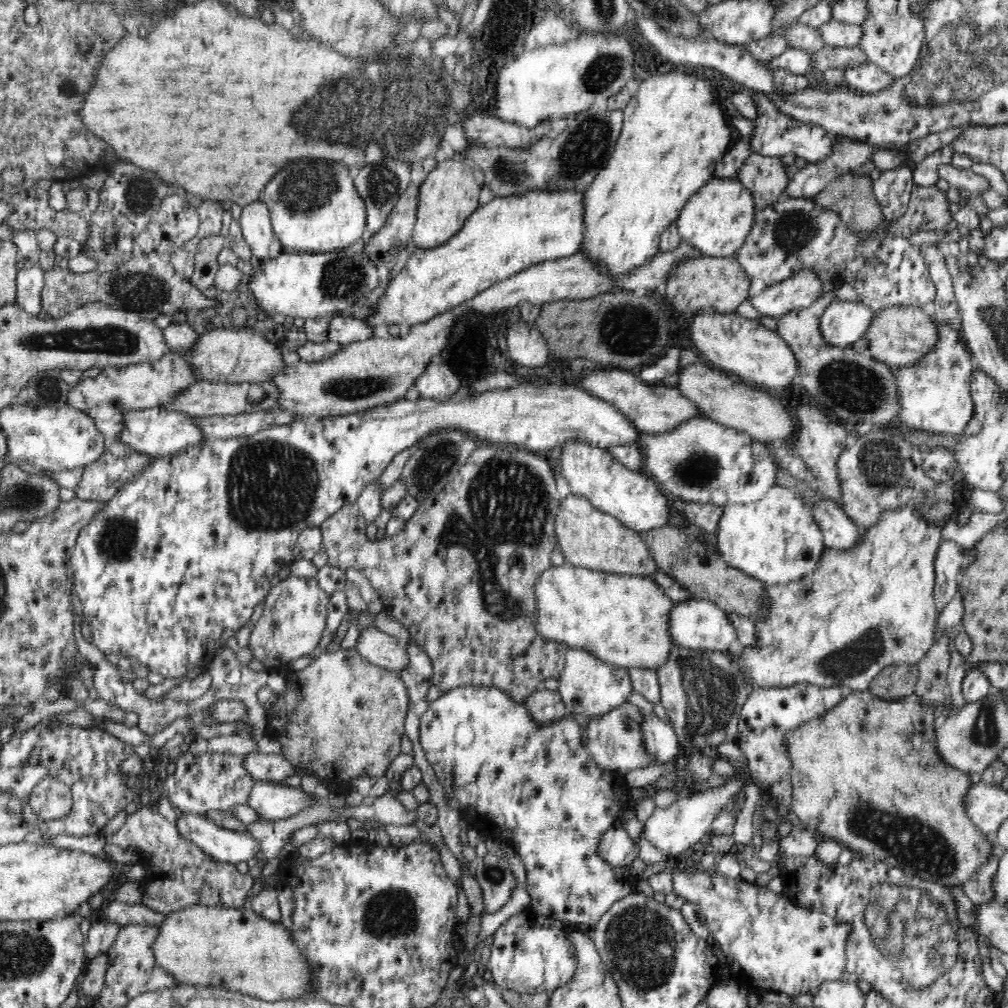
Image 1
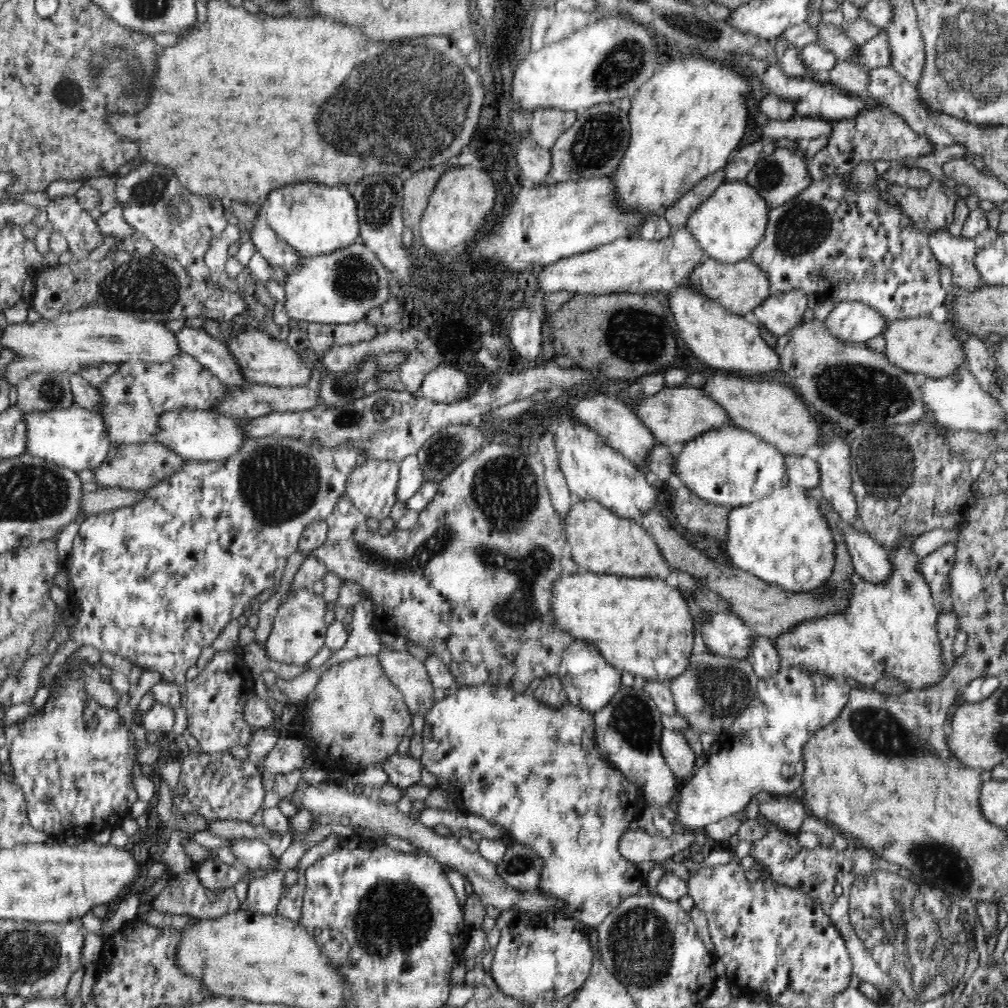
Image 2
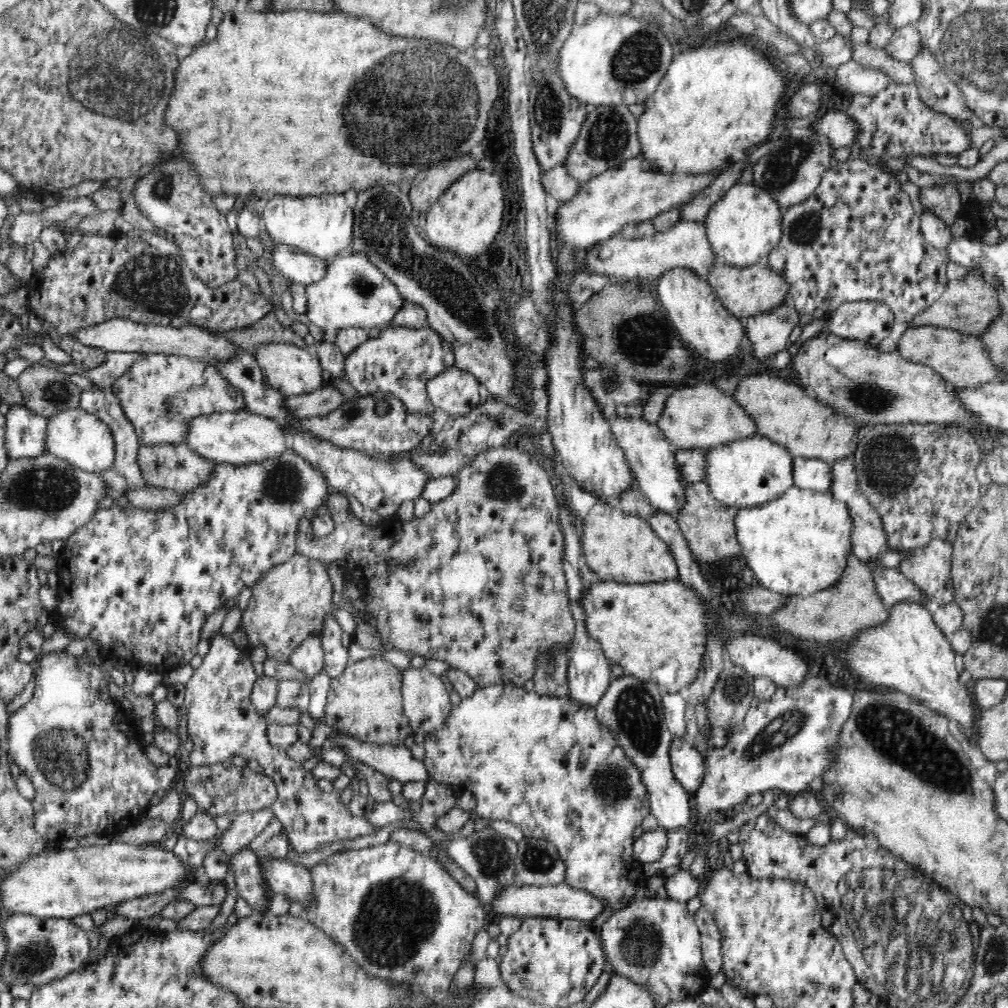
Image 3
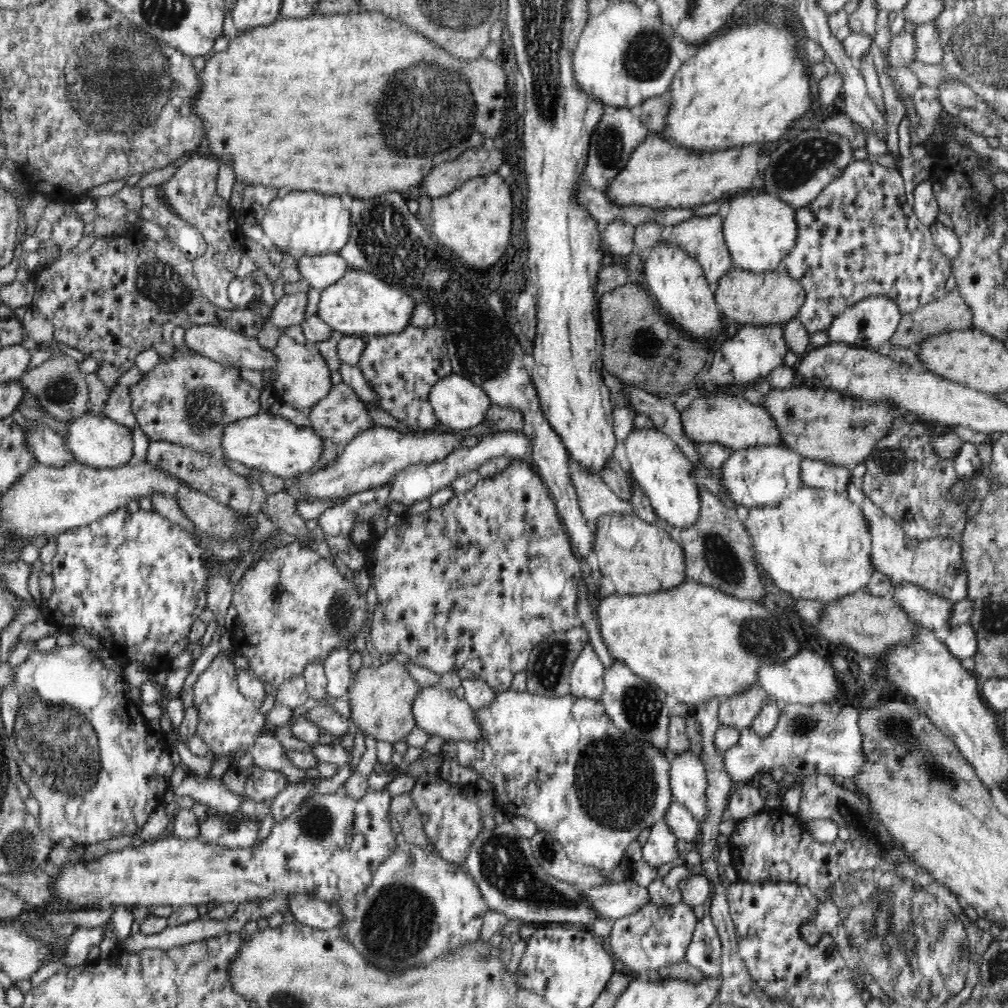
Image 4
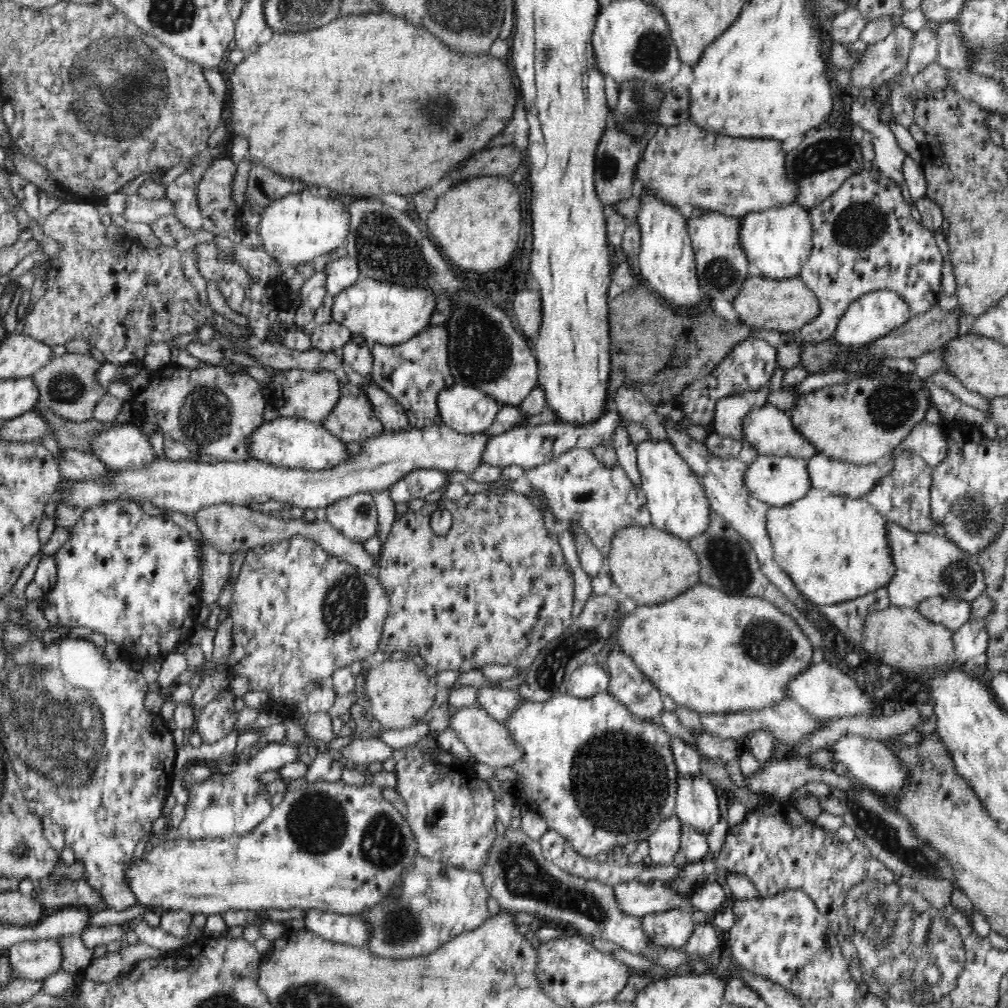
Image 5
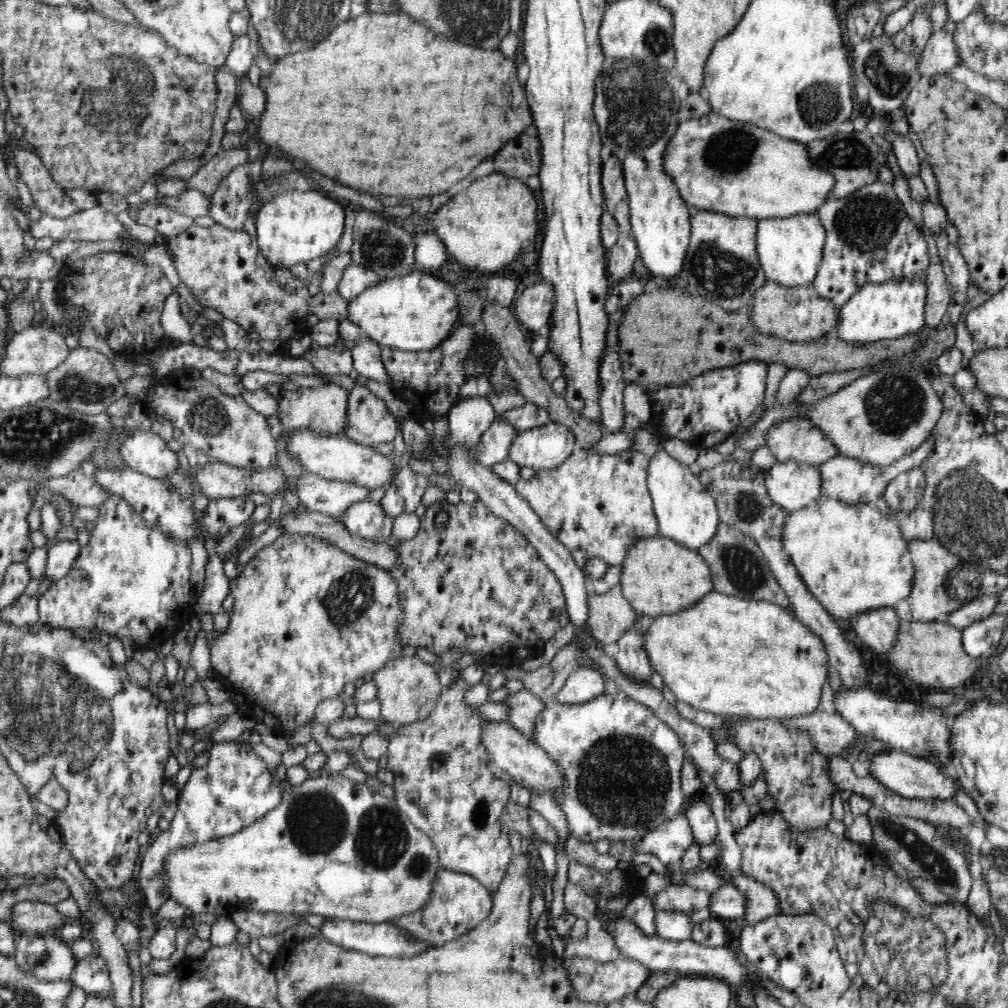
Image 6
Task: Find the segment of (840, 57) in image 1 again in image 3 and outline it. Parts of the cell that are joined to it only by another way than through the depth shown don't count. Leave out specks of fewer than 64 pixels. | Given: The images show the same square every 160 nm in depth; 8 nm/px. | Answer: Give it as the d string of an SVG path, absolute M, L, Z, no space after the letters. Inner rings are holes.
M914 24L894 29L886 45L884 51L898 62L910 62L920 52L920 48L924 48L922 37Z

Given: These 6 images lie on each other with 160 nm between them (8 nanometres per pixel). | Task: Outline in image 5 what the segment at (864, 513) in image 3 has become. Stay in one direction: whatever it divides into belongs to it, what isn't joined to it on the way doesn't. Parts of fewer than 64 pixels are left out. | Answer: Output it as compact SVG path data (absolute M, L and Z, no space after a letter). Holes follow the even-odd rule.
M888 521L886 539L890 547L891 566L895 570L887 582L892 605L916 609L919 603L934 596L972 602L983 595L983 578L975 555L960 549L940 532L915 533Z

